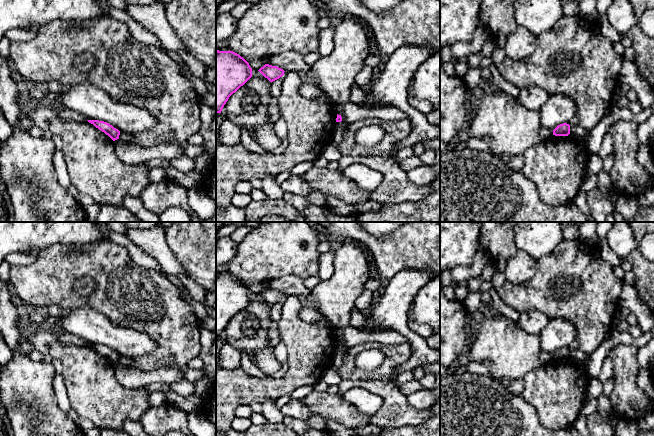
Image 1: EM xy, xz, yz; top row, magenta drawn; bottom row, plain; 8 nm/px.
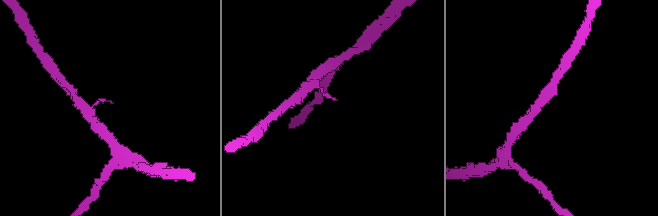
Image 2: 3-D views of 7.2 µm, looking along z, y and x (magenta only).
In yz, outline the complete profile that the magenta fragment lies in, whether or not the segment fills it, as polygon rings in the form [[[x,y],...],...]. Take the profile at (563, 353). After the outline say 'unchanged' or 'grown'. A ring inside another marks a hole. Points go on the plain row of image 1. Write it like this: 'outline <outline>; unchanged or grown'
outline [[[567,347],[560,348],[553,354],[553,359],[555,360],[568,360],[569,358],[570,349]]]; unchanged

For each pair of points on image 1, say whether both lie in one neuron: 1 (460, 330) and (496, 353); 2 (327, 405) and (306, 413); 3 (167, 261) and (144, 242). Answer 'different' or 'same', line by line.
1: different
2: different
3: same

